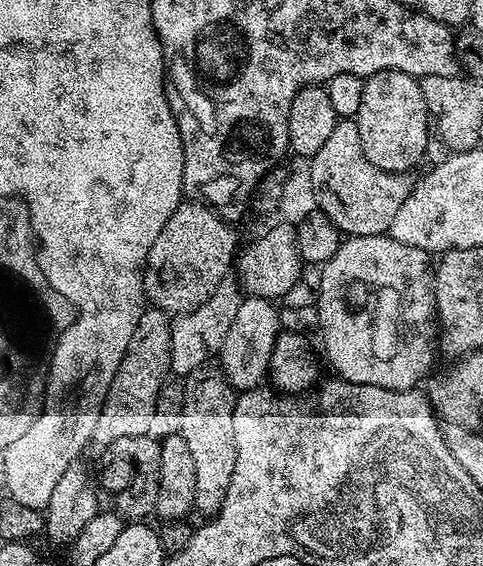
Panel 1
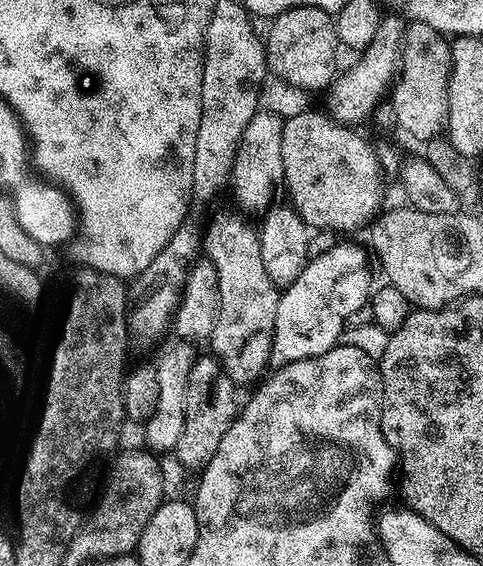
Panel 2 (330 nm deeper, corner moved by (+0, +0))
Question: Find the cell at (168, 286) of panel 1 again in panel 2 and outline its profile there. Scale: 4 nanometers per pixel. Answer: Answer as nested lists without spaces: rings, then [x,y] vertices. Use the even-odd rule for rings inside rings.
[[[266,108],[256,112],[250,120],[239,144],[232,167],[230,190],[234,192],[237,204],[244,210],[265,213],[270,207],[277,186],[283,183],[285,167],[282,163],[282,130],[284,120]]]

